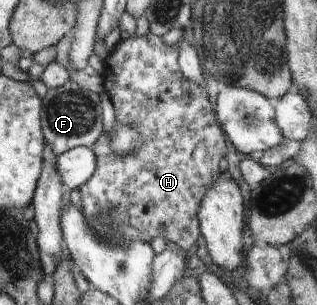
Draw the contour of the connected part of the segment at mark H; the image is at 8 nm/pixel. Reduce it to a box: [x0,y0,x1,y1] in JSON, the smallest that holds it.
[78,32,227,252]

